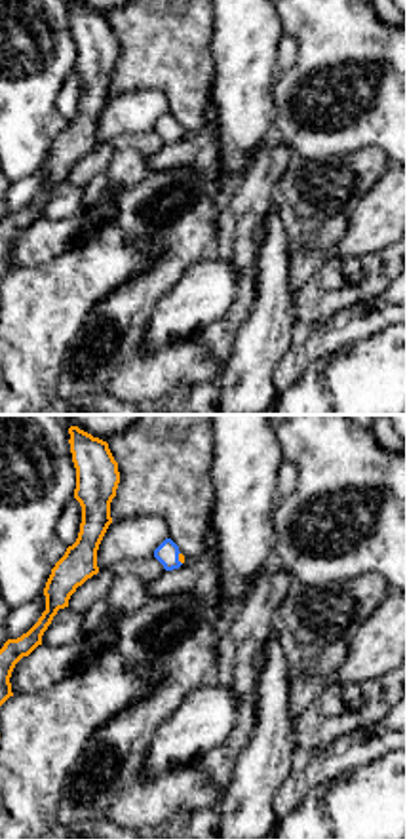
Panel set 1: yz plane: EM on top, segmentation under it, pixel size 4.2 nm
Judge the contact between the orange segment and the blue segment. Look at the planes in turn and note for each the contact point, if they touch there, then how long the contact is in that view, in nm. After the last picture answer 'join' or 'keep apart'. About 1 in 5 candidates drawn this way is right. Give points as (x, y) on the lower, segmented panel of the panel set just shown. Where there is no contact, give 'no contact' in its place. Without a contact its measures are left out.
contact (179, 558); length 60 nm

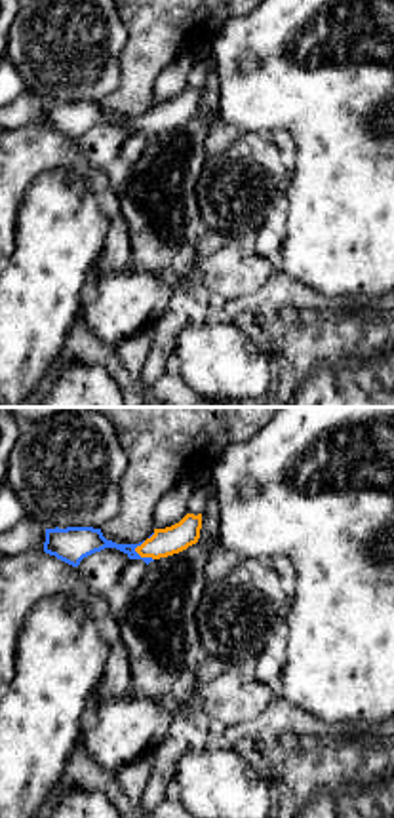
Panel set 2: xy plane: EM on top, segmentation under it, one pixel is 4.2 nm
contact (143, 556); length 100 nm

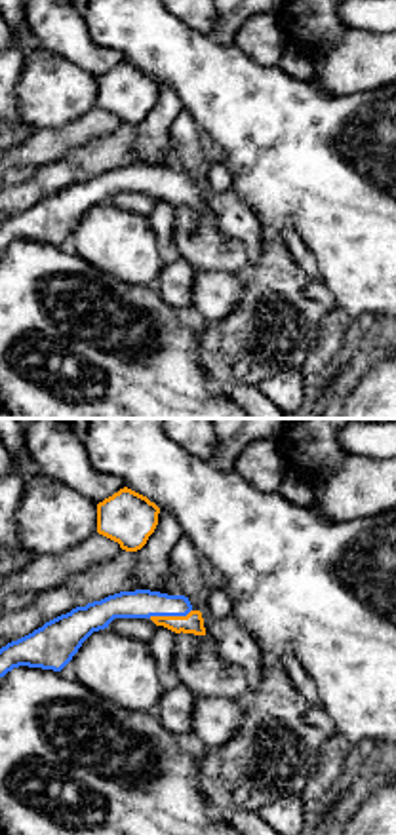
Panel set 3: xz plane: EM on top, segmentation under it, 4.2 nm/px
contact (170, 617); length 190 nm

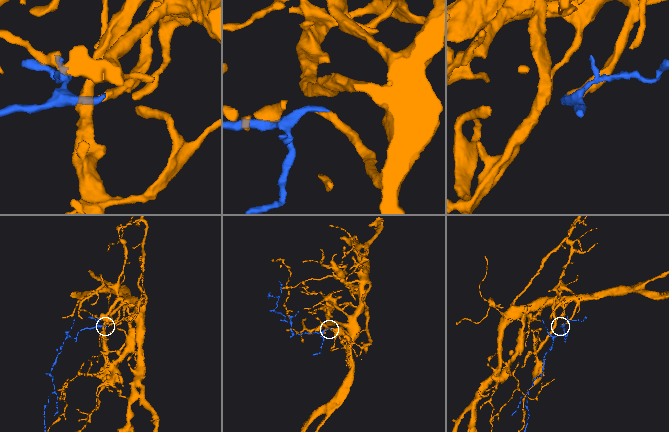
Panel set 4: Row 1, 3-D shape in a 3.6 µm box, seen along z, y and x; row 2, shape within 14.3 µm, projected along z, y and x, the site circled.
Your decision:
join

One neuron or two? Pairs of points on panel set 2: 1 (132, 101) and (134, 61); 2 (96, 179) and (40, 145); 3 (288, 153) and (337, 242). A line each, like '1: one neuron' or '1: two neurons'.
1: one neuron
2: one neuron
3: two neurons

